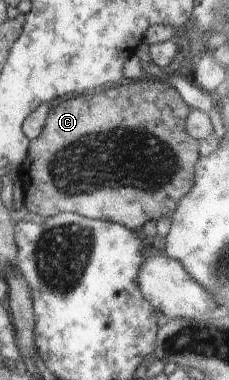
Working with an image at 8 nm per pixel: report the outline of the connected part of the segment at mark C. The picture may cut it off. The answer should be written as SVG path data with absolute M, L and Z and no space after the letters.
M157 80L117 84L117 88L53 100L49 103L43 131L29 140L27 156L17 169L24 191L23 206L38 216L53 216L67 210L89 218L111 220L137 230L137 234L148 221L159 221L163 216L171 218L177 202L195 184L199 146L183 128L187 114L189 107L183 104L179 92L168 82Z

